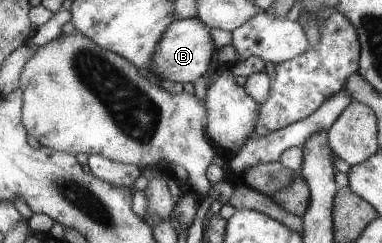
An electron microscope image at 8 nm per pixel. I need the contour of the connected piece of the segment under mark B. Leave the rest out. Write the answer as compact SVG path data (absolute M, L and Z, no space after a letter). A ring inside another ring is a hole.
M198 17L172 22L159 46L156 46L156 55L152 58L149 70L159 79L194 84L198 78L211 70L212 60L217 51L212 30L208 27Z

